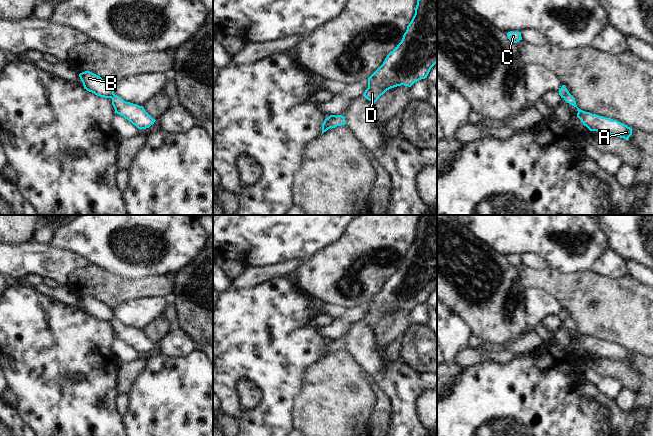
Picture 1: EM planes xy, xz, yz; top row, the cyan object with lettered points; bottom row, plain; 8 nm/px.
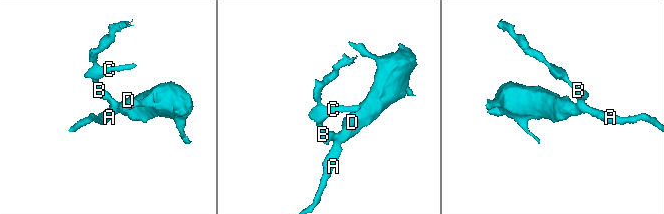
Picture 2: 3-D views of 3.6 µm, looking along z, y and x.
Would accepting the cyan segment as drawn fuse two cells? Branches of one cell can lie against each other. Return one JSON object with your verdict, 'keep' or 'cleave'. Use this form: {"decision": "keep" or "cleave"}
{"decision": "cleave"}

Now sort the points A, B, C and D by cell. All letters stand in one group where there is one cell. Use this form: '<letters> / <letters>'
A D / B C

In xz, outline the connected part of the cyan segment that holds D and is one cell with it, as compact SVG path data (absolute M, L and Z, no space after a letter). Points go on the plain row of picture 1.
M421 215L415 238L407 250L401 266L387 279L383 288L368 302L368 312L363 320L375 327L387 314L397 310L411 311L415 306L427 302L431 292L437 287L437 215Z

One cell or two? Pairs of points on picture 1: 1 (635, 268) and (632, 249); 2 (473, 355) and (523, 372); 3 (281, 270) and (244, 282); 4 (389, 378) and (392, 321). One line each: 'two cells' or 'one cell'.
1: two cells
2: two cells
3: one cell
4: two cells

